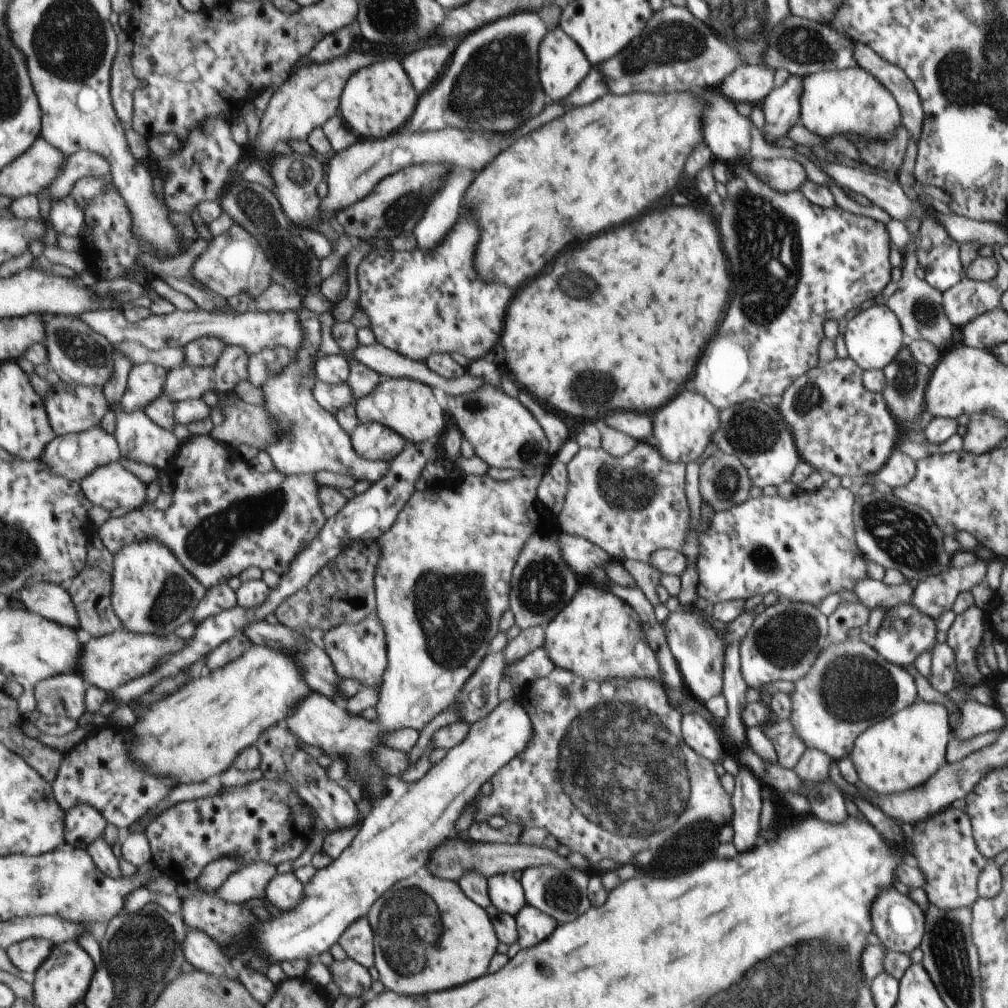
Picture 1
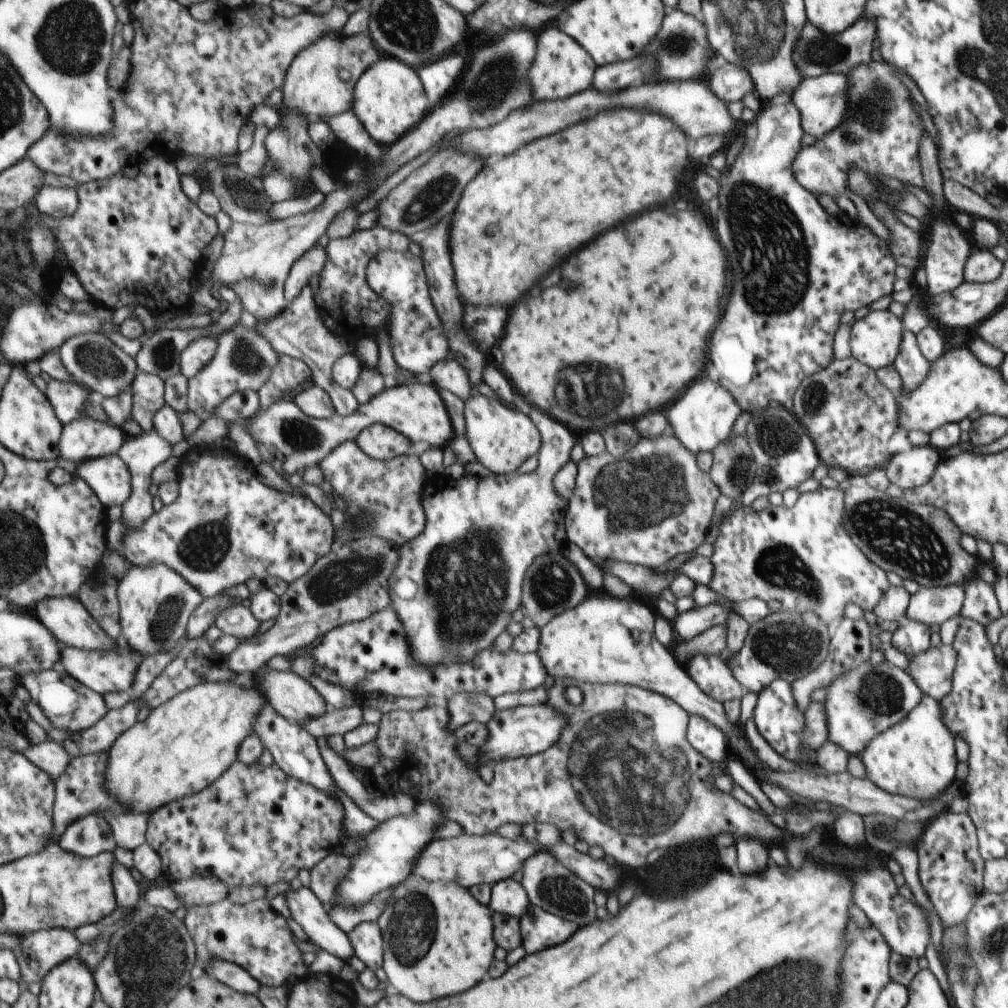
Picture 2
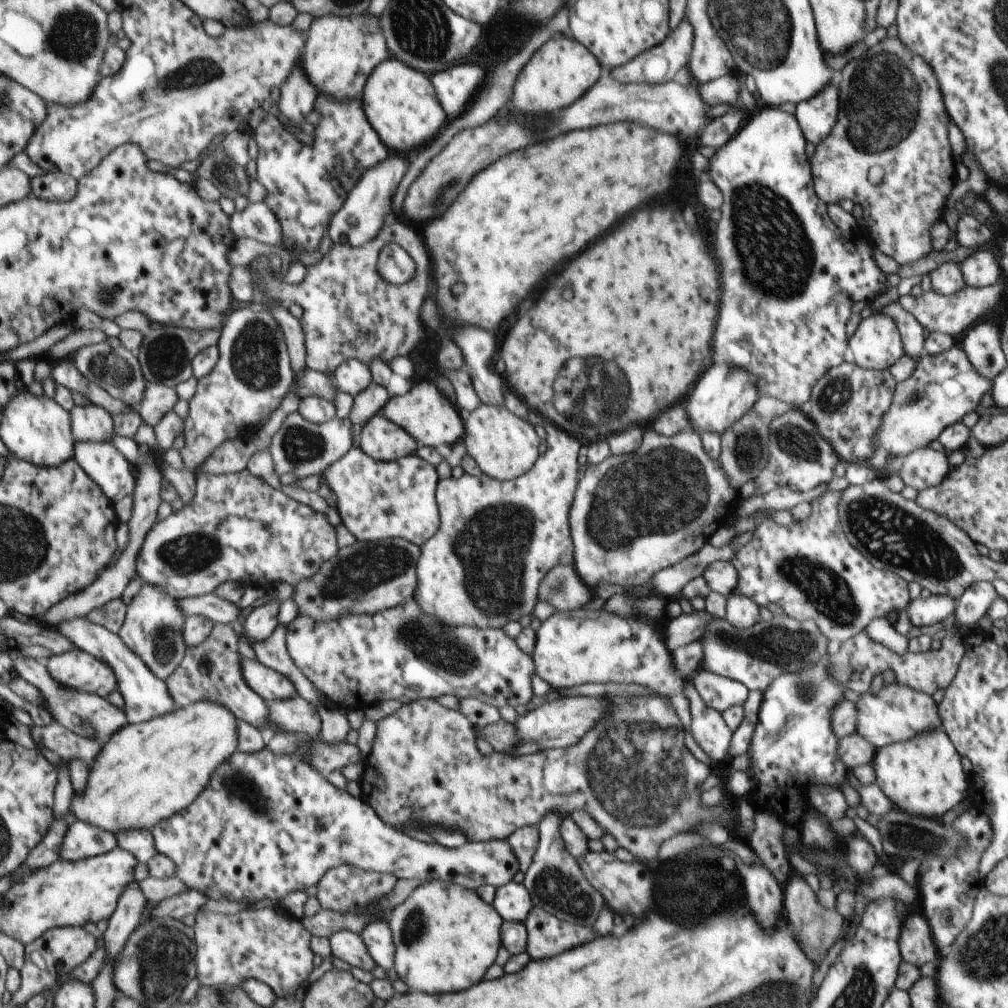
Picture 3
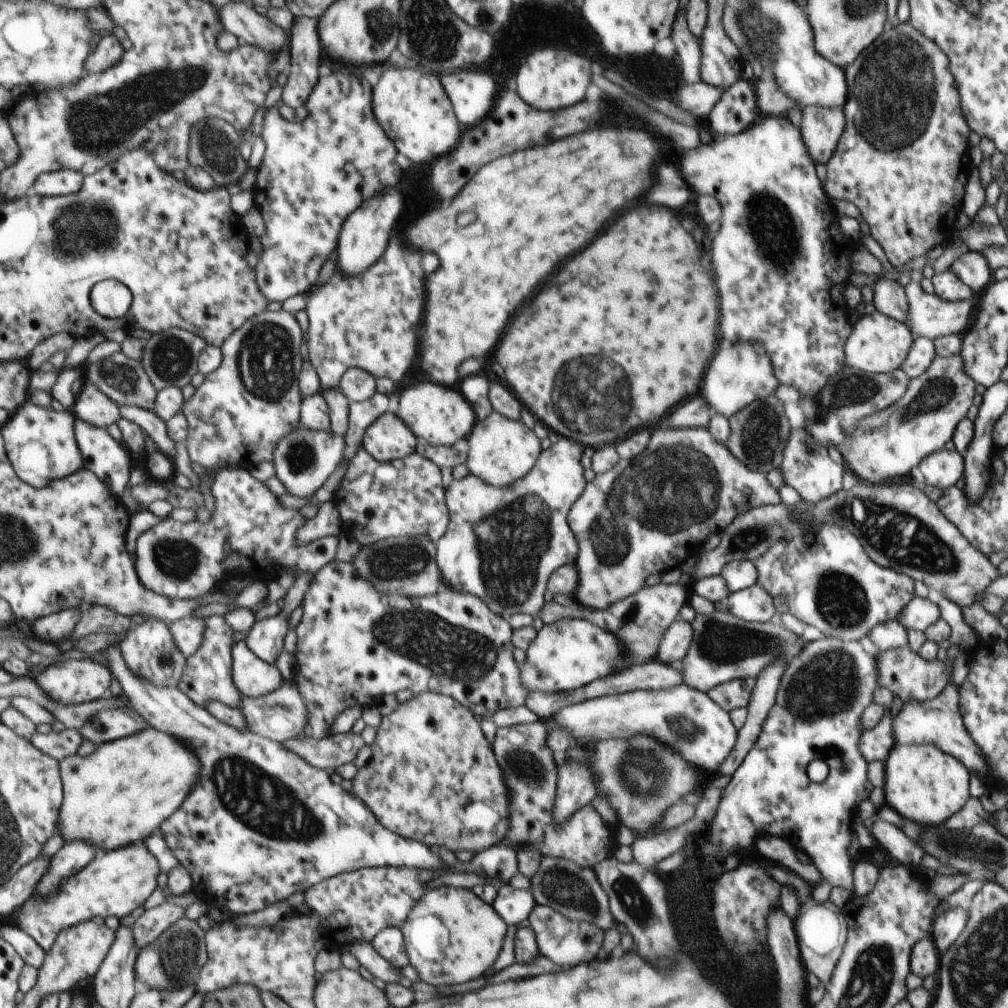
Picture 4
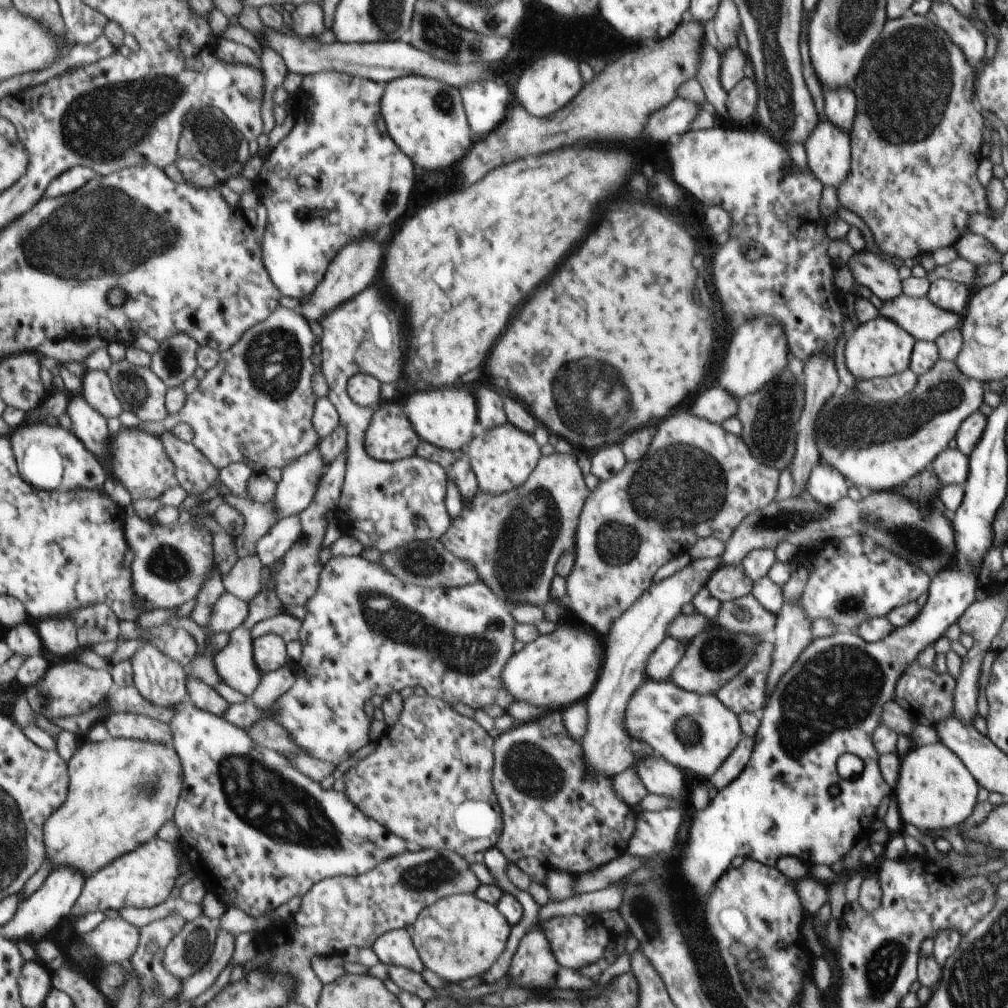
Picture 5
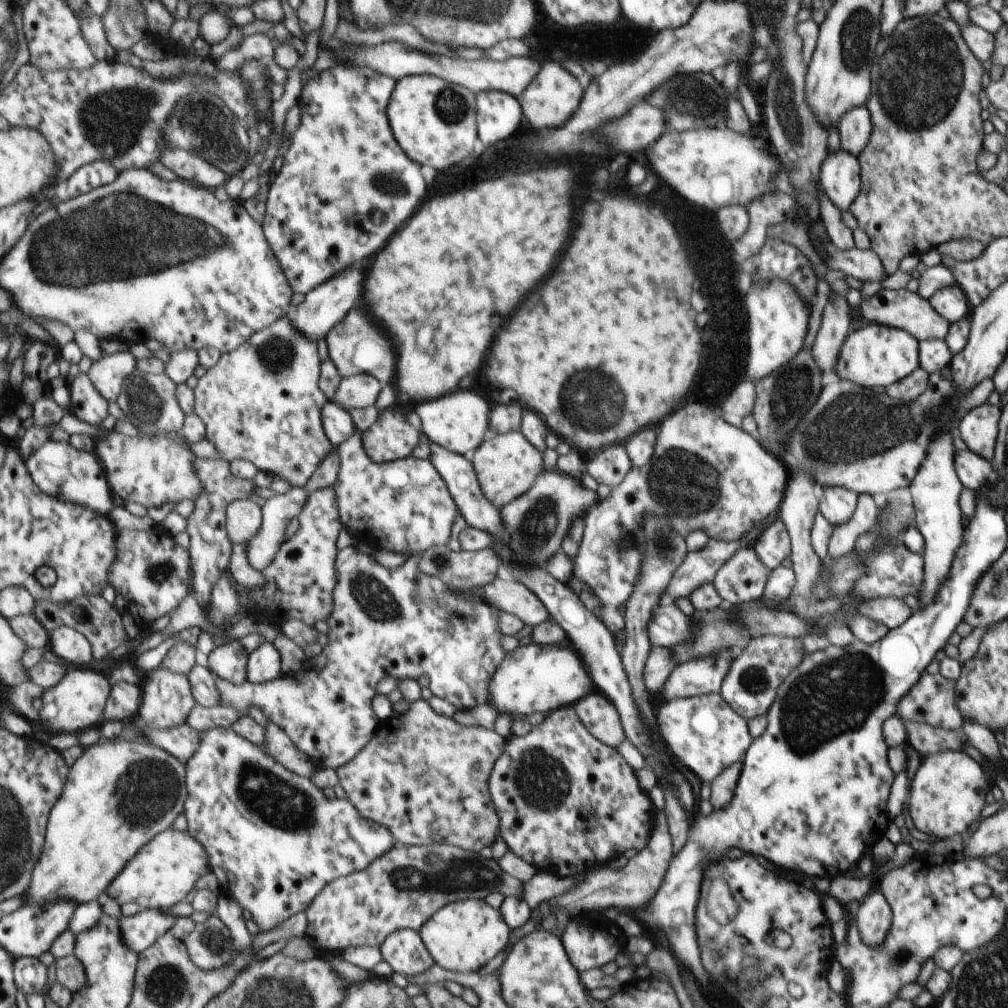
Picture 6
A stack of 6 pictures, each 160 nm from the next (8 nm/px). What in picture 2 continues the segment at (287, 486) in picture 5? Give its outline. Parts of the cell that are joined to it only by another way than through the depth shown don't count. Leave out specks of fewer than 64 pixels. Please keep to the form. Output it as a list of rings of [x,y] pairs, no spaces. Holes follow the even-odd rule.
[[[412,382],[384,390],[368,403],[362,404],[357,412],[349,416],[335,414],[328,419],[311,418],[305,414],[293,400],[283,400],[273,407],[259,410],[249,420],[249,434],[259,443],[271,448],[274,453],[283,453],[285,458],[282,469],[292,475],[320,465],[345,441],[355,441],[362,430],[377,423],[383,423],[401,434],[407,435],[412,442],[427,442],[430,447],[443,450],[455,438],[454,422],[448,408],[445,408],[442,394],[435,390],[435,385]]]

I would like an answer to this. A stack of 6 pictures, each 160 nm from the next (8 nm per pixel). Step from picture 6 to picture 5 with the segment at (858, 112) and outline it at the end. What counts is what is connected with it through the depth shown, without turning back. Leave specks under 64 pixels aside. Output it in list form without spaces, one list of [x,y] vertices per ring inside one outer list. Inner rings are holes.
[[[841,87],[834,91],[822,90],[826,120],[850,134],[855,124],[857,99],[851,88]]]

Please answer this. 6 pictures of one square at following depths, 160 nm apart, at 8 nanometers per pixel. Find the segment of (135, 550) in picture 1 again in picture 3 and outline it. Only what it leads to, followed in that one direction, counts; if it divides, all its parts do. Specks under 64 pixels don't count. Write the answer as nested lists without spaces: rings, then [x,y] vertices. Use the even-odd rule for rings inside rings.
[[[143,583],[143,587],[128,606],[126,620],[119,635],[159,678],[166,681],[186,657],[188,646],[182,629],[186,618],[175,596],[163,587]]]

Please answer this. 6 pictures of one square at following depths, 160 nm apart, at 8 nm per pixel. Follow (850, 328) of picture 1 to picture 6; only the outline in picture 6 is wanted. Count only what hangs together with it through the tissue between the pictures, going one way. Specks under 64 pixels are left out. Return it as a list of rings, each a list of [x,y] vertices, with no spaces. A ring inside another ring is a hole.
[[[872,324],[848,333],[841,343],[833,376],[865,388],[887,388],[913,373],[918,364],[918,340],[914,335]]]

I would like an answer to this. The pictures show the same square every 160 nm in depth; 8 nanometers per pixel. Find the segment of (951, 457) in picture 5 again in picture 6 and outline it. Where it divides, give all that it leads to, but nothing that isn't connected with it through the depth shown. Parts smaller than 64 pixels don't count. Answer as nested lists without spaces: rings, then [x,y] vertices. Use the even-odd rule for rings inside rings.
[[[969,449],[954,452],[954,469],[964,488],[979,492],[984,485],[993,484],[997,475],[989,461]]]

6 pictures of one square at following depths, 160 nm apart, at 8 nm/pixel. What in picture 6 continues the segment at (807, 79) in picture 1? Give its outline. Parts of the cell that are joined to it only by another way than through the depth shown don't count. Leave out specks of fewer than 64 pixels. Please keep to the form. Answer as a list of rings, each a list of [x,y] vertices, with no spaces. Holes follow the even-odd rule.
[[[841,148],[822,161],[818,184],[840,211],[849,210],[861,190],[861,164]]]

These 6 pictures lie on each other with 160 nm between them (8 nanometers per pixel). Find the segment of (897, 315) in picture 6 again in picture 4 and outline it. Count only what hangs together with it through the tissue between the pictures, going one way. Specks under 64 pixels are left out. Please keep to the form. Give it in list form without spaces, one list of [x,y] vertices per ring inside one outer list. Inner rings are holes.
[[[913,274],[910,282],[903,287],[907,303],[905,323],[907,328],[911,330],[911,334],[917,338],[929,340],[947,335],[961,336],[965,330],[965,326],[967,326],[967,320],[971,316],[973,300],[969,298],[959,302],[951,302],[943,300],[935,294],[923,294],[918,289],[918,275]]]

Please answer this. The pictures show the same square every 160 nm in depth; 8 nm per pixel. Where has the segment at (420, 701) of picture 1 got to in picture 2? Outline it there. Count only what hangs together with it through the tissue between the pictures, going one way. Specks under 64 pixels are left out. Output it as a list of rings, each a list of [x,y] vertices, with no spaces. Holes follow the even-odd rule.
[[[533,406],[530,408],[528,417],[534,422],[534,425],[542,435],[542,448],[537,453],[536,468],[524,474],[516,472],[504,475],[496,475],[479,477],[466,474],[463,478],[454,480],[454,483],[443,489],[436,489],[432,481],[428,481],[423,497],[423,506],[427,513],[428,523],[423,534],[420,534],[414,541],[404,544],[400,548],[400,563],[395,574],[390,578],[390,593],[392,596],[393,607],[402,618],[404,627],[406,628],[410,645],[412,646],[412,655],[416,661],[424,665],[438,665],[462,663],[471,660],[477,653],[482,650],[491,649],[493,640],[498,638],[497,634],[509,624],[511,614],[521,608],[520,596],[522,589],[522,580],[527,568],[533,562],[535,557],[546,555],[547,553],[561,554],[562,547],[565,544],[566,536],[564,534],[564,526],[560,526],[561,519],[564,518],[564,512],[568,507],[567,501],[564,501],[556,492],[553,486],[553,477],[555,473],[569,460],[569,450],[573,446],[573,436],[569,434],[569,430],[559,424],[558,420],[549,418],[545,411],[539,410]],[[259,670],[258,682],[267,702],[292,723],[304,726],[307,719],[322,717],[330,710],[323,696],[305,678],[291,670]]]

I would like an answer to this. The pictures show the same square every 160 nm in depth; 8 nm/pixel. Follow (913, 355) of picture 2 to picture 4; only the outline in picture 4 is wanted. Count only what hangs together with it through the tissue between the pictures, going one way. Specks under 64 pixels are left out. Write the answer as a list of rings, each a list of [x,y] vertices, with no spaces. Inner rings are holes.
[[[883,273],[872,285],[872,303],[877,312],[905,323],[907,310],[906,296],[903,287],[896,280],[887,278]]]

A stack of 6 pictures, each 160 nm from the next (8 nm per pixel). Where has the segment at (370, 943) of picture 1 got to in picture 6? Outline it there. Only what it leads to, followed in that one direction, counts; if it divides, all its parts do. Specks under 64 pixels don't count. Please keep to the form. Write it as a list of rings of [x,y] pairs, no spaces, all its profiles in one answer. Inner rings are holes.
[[[401,929],[391,934],[380,946],[384,964],[388,963],[394,972],[414,977],[425,973],[435,963],[422,934],[416,929]]]

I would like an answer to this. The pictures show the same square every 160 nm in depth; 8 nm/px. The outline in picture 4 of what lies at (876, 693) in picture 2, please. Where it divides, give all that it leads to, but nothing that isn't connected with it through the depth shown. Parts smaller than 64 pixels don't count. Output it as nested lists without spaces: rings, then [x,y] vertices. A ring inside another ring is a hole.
[[[949,678],[945,688],[934,699],[903,703],[903,707],[892,720],[894,742],[897,745],[933,745],[938,747],[939,750],[958,759],[967,770],[974,772],[980,778],[985,787],[989,788],[989,784],[985,784],[990,776],[986,758],[966,729],[958,702],[958,686],[953,684]]]

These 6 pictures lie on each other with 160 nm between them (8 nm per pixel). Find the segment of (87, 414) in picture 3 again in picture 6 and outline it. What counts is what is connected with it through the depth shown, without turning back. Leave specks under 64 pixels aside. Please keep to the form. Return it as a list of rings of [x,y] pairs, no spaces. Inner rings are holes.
[[[129,351],[105,355],[95,361],[88,373],[93,384],[108,398],[117,401],[125,380],[138,368],[138,360]]]

